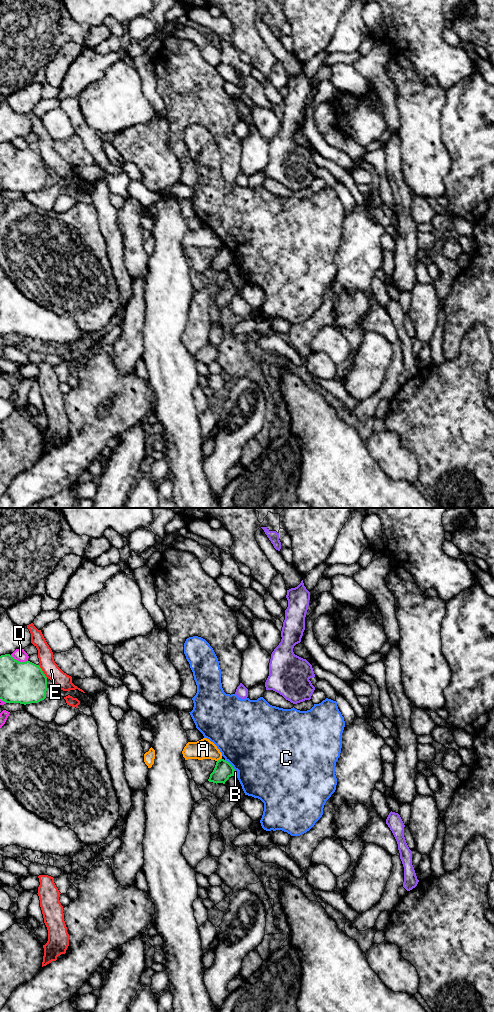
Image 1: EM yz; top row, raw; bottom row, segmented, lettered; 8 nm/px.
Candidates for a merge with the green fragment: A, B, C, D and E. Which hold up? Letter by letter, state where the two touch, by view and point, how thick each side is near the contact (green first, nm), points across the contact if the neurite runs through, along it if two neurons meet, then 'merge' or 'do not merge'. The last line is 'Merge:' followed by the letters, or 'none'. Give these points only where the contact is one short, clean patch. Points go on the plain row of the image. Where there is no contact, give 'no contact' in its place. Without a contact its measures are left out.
A: meets green in yz at (220, 247); 150 nm thick on the green side, 160 nm on the other; do not merge
B: meets green in yz at (233, 261); 150 nm thick on the green side, 30 nm on the other; border along yz (235, 258), (233, 263); do not merge
C: meets green in yz at (230, 252); 150 nm thick on the green side, 500 nm on the other; do not merge
D: meets green in yz at (18, 149); 340 nm thick on the green side, 100 nm on the other; do not merge
E: meets green in yz at (42, 159); 340 nm thick on the green side, 130 nm on the other; do not merge
Merge: none

